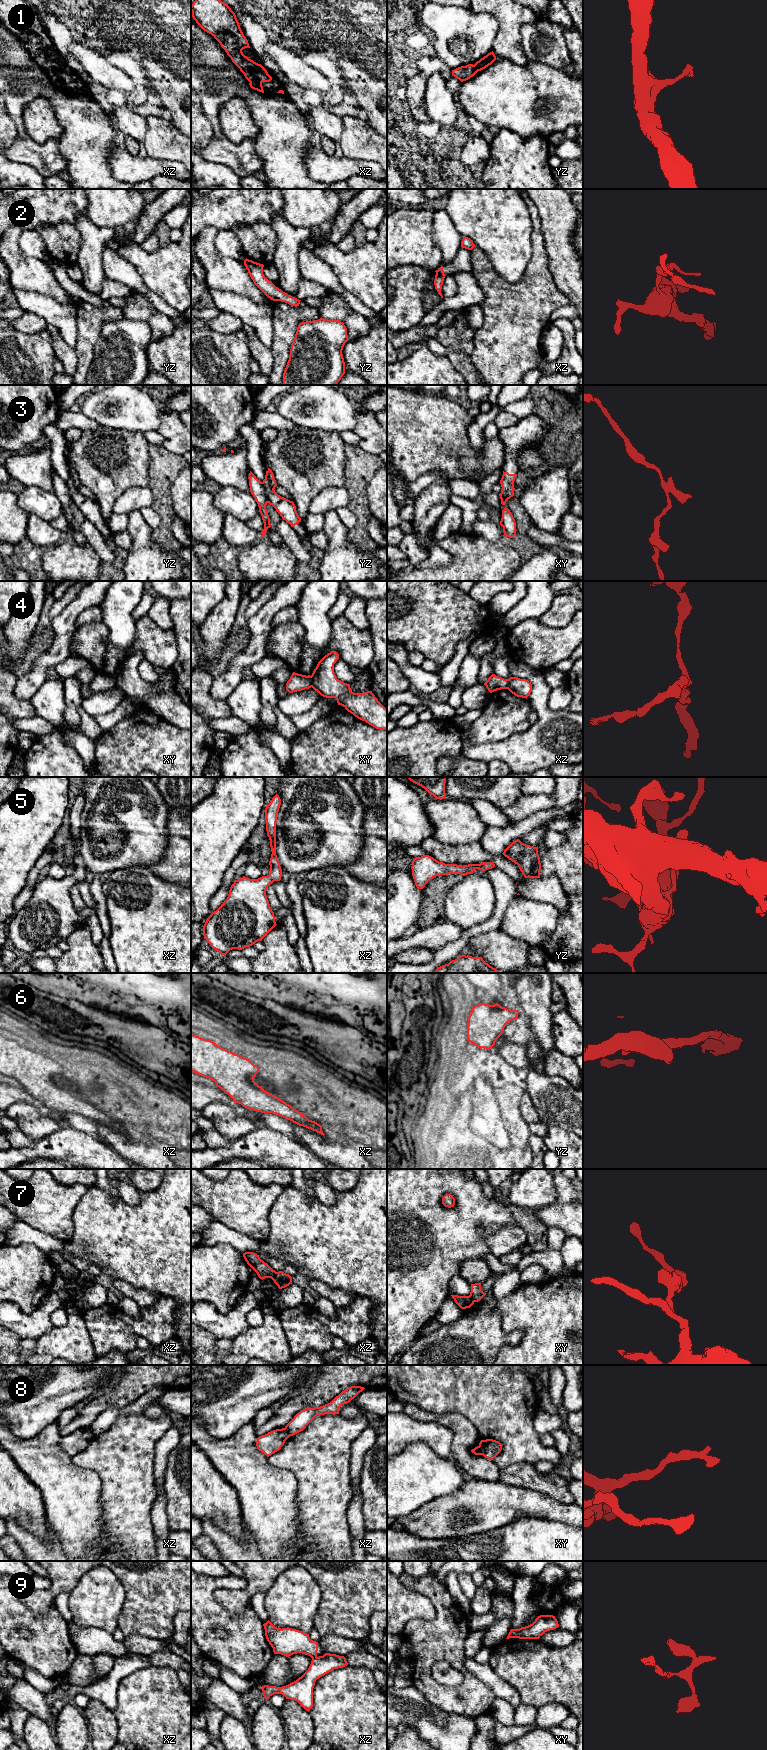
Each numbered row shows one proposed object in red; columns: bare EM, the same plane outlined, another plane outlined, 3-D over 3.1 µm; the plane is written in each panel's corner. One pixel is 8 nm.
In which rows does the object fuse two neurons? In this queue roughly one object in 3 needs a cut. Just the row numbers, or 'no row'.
3, 4, 7, 8, 9

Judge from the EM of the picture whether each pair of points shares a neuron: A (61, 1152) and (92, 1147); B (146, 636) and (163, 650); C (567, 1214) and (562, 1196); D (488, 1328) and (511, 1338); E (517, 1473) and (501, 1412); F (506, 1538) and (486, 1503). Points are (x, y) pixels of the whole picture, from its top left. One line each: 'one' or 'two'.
A: one
B: one
C: two
D: one
E: two
F: two

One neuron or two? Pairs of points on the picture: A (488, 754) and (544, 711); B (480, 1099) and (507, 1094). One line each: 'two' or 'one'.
A: one
B: two

